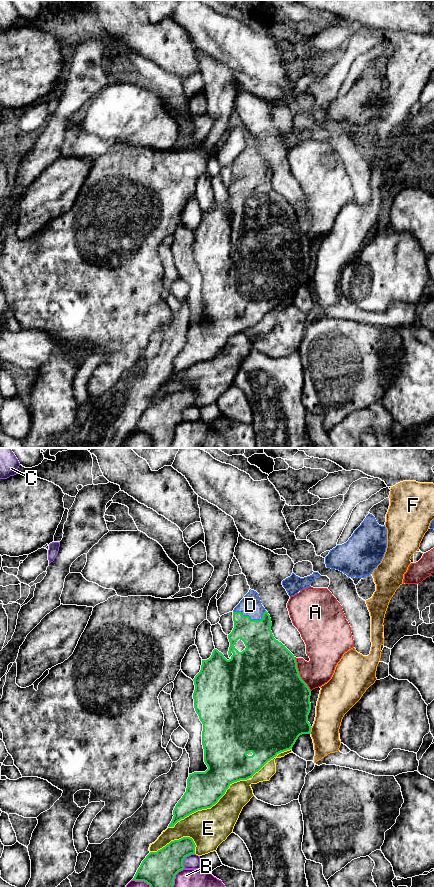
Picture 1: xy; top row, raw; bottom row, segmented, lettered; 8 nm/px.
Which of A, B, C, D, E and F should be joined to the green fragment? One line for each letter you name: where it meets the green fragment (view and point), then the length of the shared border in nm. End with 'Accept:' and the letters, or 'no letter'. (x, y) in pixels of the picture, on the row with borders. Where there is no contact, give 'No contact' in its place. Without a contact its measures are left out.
D: Touches green at xy (250, 619). Shared border 260 nm
Accept: D

